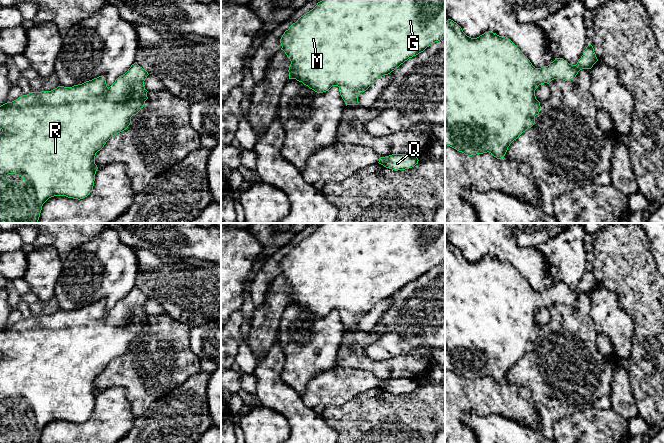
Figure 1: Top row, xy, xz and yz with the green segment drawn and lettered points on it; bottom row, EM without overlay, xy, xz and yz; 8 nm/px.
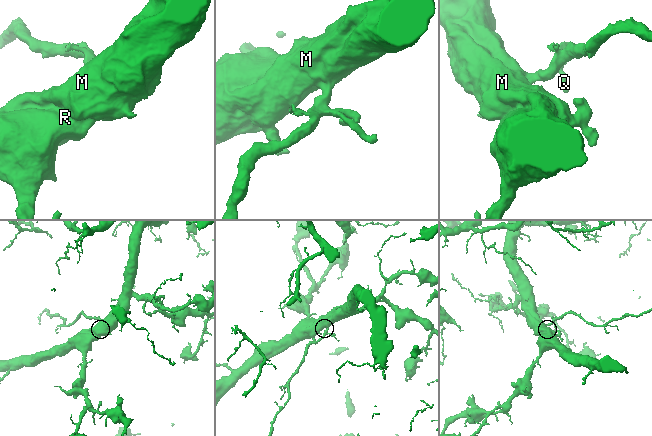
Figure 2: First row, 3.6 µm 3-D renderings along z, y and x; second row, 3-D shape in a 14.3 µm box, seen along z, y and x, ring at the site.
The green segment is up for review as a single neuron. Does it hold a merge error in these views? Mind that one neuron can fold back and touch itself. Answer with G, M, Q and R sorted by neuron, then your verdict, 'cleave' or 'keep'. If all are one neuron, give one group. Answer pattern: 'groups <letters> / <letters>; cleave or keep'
groups G M Q R; keep

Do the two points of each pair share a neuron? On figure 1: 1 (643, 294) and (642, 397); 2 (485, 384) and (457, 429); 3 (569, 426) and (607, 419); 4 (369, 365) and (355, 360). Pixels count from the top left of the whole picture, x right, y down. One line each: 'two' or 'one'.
1: one
2: one
3: one
4: one

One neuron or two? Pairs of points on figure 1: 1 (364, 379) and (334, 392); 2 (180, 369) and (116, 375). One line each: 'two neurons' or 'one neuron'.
1: one neuron
2: one neuron

